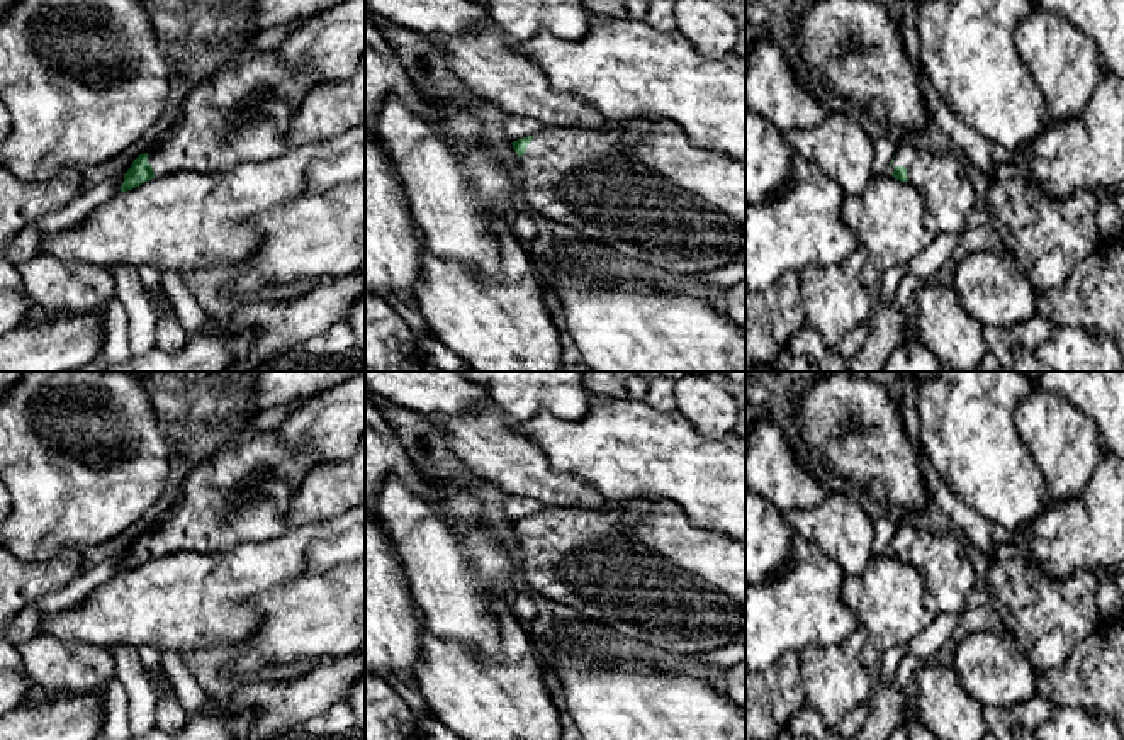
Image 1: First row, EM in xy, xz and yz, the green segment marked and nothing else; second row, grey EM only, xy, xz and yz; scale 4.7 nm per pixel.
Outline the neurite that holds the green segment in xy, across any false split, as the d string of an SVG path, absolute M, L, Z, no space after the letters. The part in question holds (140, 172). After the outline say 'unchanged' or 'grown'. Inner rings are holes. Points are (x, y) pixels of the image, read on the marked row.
M280 49L219 70L183 98L161 146L132 161L121 192L171 171L222 171L284 154L292 115L314 87L318 78L294 71Z; grown

